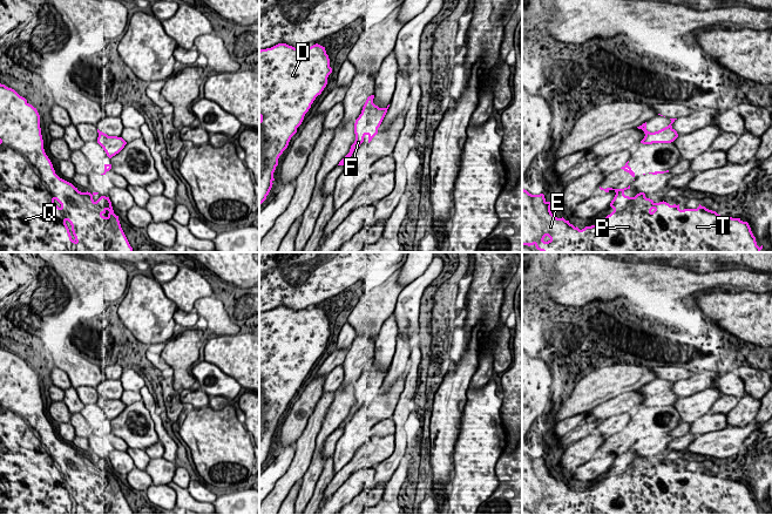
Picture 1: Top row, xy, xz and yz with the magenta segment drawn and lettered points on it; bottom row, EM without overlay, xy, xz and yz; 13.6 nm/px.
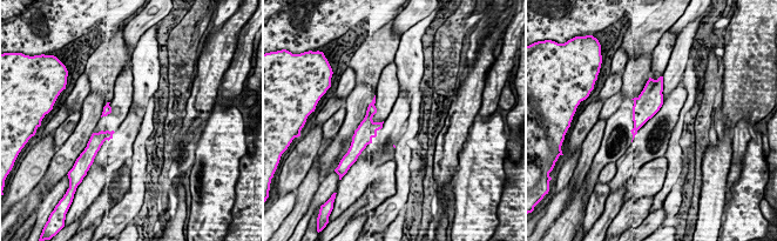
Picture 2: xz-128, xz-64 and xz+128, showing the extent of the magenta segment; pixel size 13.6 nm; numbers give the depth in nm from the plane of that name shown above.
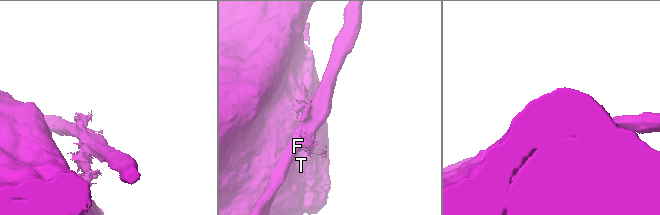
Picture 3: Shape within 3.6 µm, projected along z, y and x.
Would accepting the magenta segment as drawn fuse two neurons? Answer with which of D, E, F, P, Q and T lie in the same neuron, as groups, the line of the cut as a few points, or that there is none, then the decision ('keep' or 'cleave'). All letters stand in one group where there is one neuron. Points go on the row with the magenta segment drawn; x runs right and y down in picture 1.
D E P Q T / F | xz (376, 106), (366, 112), (366, 120), (360, 120) | cleave

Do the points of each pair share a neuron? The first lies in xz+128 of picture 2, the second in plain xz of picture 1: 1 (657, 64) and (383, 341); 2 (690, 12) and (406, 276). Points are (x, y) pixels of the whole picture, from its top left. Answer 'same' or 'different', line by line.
1: same
2: different

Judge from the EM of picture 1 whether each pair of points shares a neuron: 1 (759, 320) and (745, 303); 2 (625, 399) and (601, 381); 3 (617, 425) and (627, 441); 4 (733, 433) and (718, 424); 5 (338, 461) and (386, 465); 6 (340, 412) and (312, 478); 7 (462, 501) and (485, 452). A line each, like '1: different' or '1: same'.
1: same
2: different
3: different
4: different
5: different
6: same
7: same

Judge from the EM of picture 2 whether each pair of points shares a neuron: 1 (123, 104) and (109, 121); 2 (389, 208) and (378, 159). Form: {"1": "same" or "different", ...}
{"1": "same", "2": "different"}

